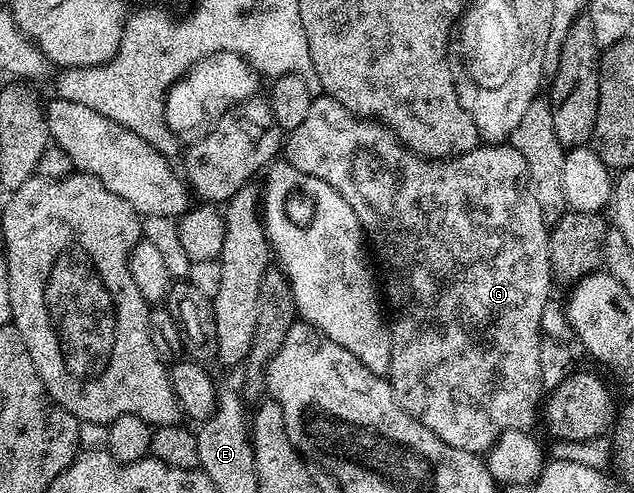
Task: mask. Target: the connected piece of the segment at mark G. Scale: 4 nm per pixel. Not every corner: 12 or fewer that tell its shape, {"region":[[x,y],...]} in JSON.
{"region":[[327,94],[285,160],[357,212],[395,401],[486,455],[545,391],[549,223],[509,144]]}

